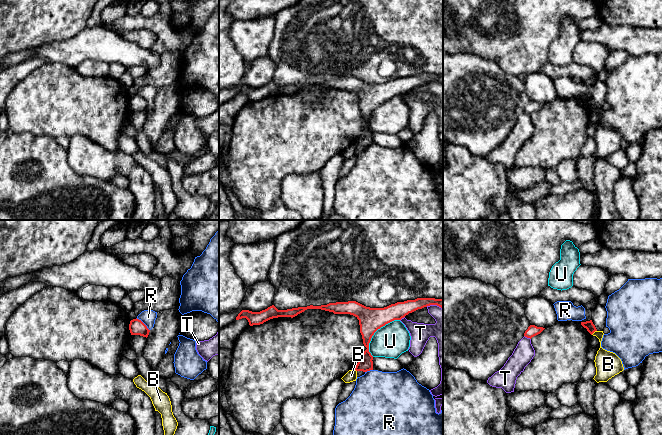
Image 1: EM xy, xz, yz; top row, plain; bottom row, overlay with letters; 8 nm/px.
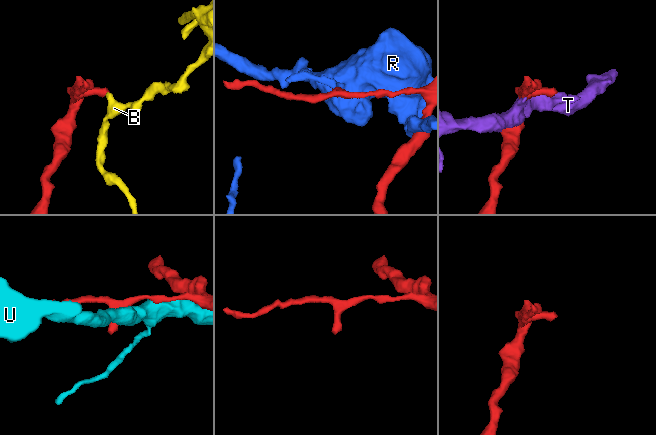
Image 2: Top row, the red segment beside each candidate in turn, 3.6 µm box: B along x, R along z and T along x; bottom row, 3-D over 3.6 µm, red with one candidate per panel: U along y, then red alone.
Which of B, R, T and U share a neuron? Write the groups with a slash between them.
B / R / T / U

